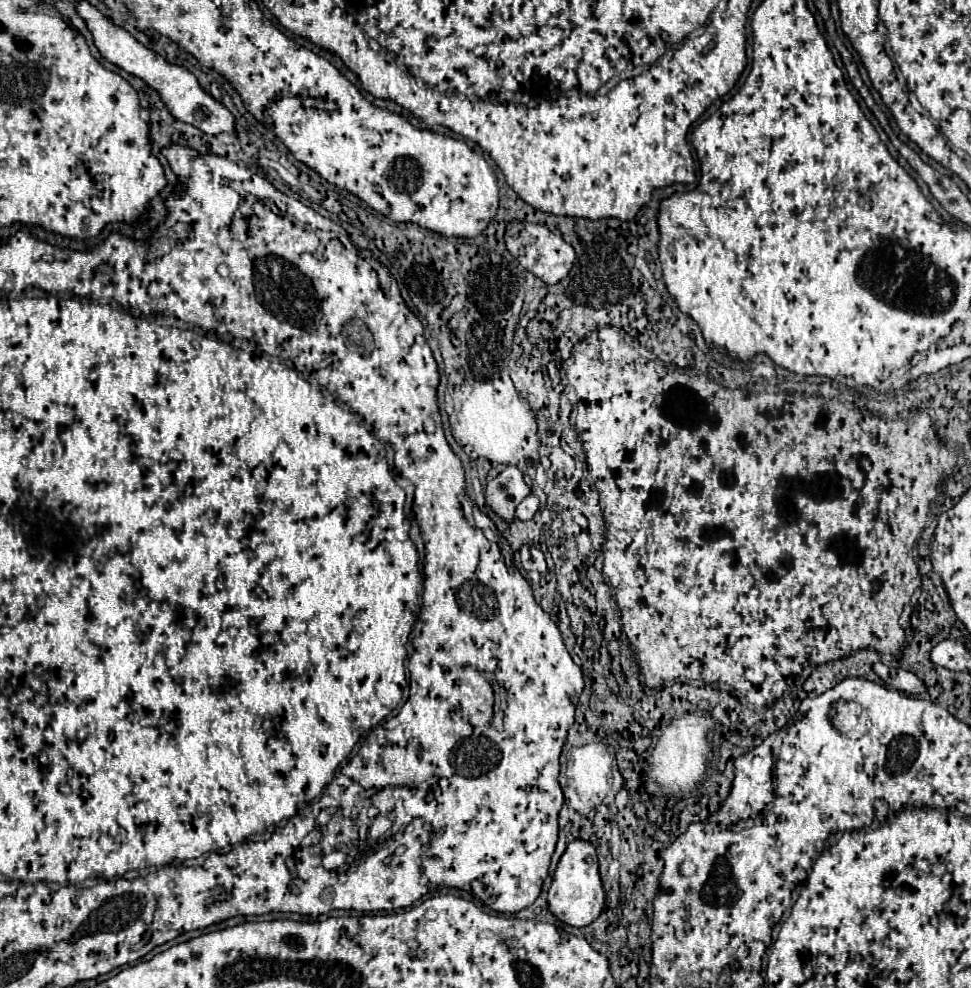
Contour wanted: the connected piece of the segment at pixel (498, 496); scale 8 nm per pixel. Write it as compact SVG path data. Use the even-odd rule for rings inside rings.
M506 466L496 478L486 486L486 504L502 520L514 522L516 506L530 494L530 488L522 480L522 472L516 466Z

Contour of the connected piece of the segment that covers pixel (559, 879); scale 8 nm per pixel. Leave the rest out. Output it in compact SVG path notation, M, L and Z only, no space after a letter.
M574 840L568 844L566 852L562 854L556 874L552 878L552 886L548 890L548 910L564 924L582 928L592 924L602 908L604 908L604 888L602 880L598 874L598 858L596 858L596 848L588 840Z

